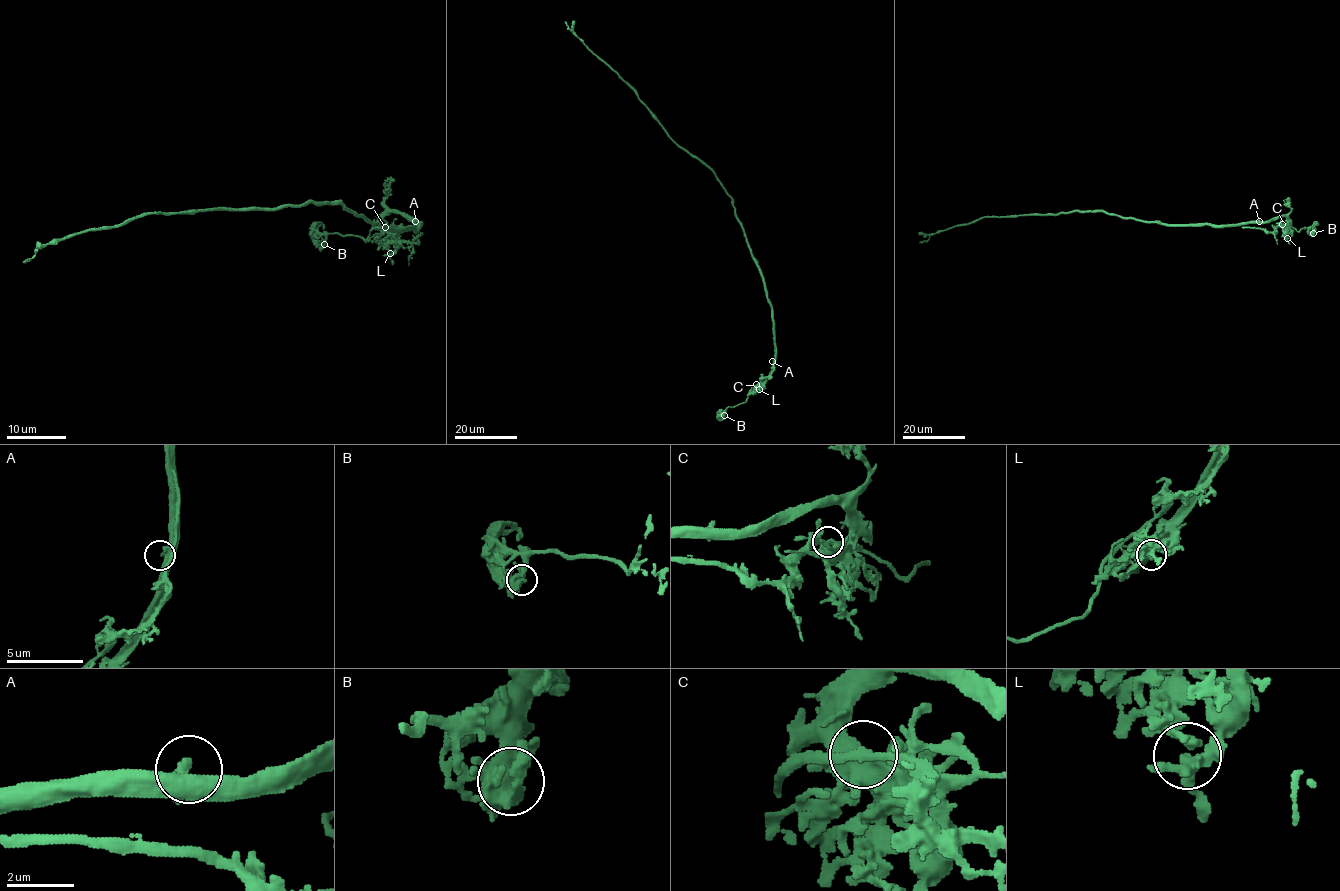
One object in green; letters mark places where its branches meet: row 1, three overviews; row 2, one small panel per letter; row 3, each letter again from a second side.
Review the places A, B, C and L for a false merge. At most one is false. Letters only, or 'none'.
C

